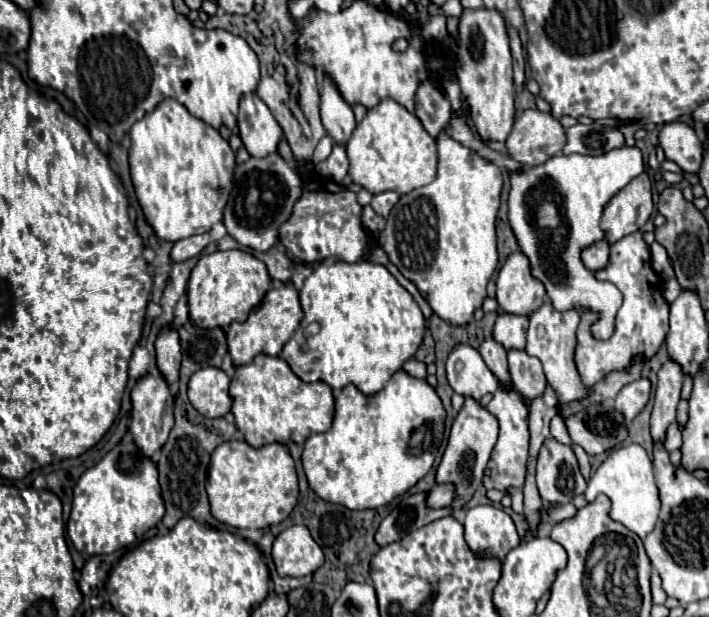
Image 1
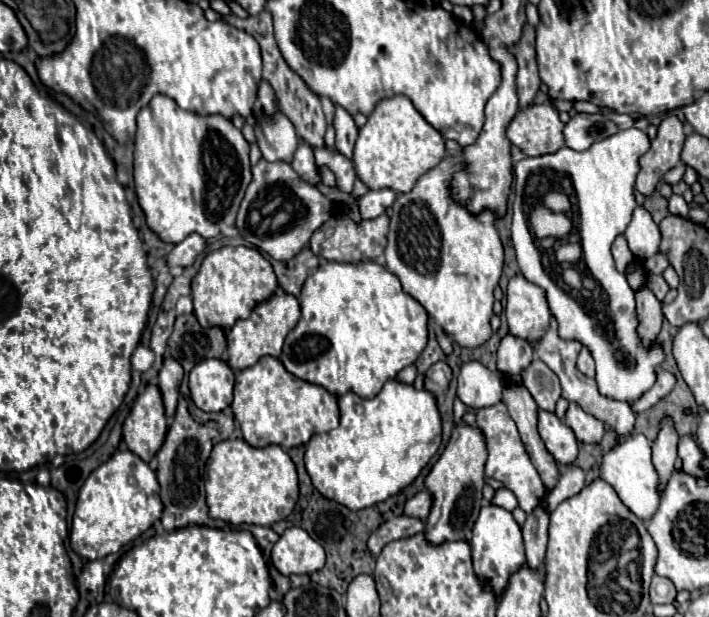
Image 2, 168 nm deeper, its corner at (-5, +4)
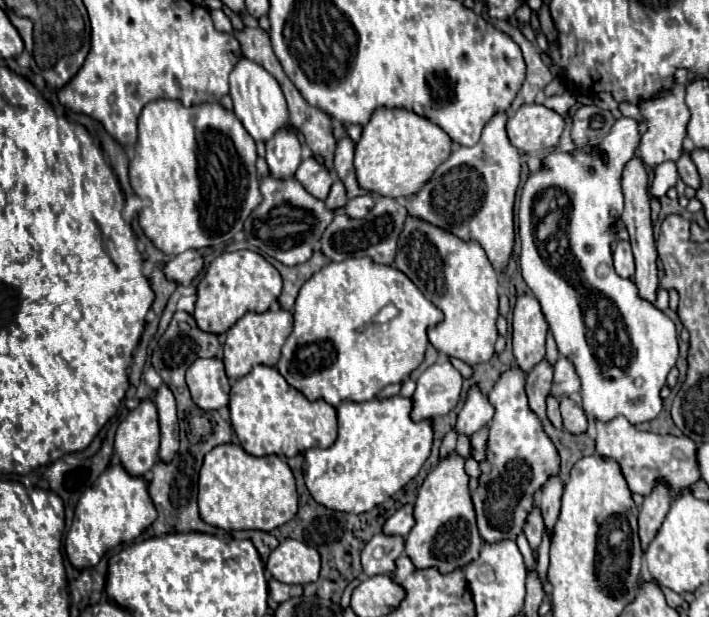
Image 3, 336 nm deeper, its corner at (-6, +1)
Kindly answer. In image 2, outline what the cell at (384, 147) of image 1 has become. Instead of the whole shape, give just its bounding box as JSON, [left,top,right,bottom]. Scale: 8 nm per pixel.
[352,96,446,194]

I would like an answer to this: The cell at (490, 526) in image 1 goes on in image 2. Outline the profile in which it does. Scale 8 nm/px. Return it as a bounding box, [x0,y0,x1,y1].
[470,506,526,596]

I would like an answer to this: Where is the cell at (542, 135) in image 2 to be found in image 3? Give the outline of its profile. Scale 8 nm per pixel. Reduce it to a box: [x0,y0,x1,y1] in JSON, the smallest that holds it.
[507,103,565,155]

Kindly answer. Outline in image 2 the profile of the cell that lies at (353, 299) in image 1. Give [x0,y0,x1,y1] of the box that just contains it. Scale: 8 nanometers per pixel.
[280,259,428,398]

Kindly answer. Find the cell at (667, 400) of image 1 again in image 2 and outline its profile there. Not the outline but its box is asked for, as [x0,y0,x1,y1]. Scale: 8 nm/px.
[652,416,678,486]

